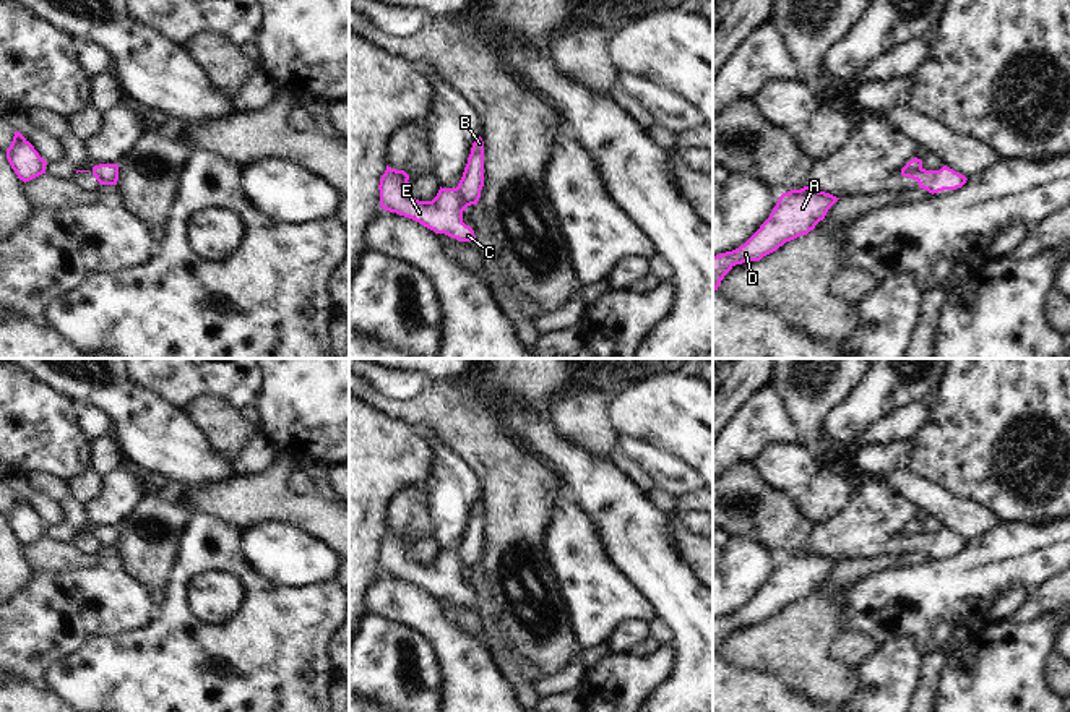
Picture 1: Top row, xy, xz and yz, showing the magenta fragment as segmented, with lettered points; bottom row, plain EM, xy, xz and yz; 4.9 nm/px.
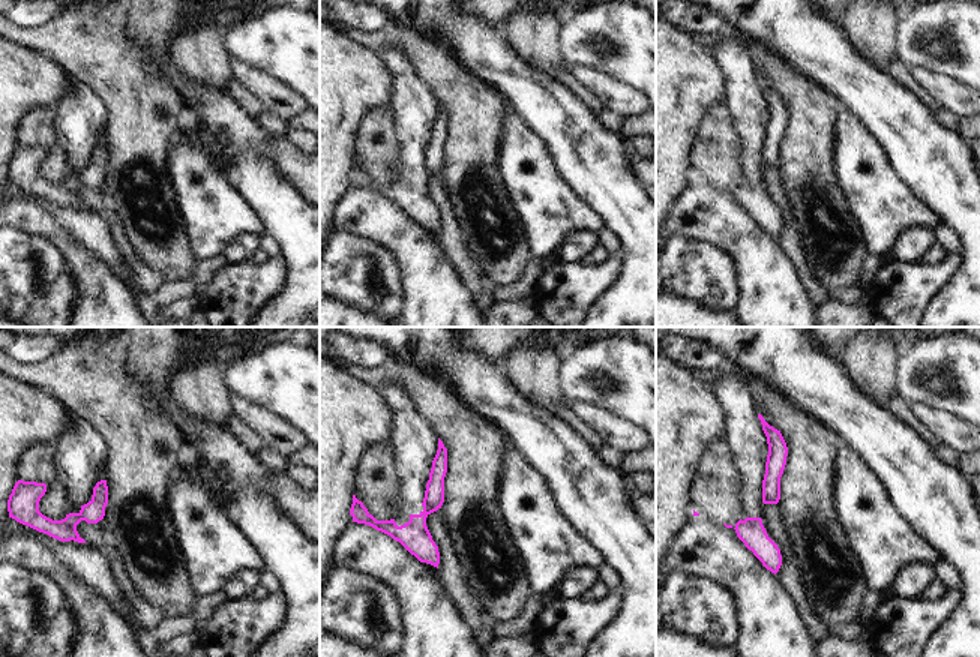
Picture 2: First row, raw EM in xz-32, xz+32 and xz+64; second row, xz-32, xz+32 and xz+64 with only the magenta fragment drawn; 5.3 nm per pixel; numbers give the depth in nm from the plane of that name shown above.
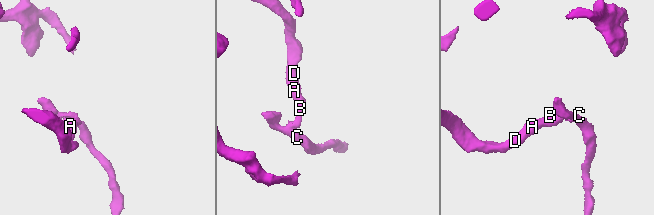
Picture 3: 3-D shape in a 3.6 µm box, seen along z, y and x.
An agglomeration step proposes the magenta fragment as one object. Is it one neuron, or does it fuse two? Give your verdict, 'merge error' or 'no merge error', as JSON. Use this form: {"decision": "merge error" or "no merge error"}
{"decision": "merge error"}

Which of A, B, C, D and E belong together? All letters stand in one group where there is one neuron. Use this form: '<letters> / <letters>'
A B D / C E

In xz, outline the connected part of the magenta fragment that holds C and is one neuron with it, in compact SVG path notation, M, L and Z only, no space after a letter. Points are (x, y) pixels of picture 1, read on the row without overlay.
M386 529L380 542L380 569L385 574L409 581L435 597L459 605L476 605L474 594L463 585L463 566L456 551L442 551L432 564L419 564L409 558L409 538Z

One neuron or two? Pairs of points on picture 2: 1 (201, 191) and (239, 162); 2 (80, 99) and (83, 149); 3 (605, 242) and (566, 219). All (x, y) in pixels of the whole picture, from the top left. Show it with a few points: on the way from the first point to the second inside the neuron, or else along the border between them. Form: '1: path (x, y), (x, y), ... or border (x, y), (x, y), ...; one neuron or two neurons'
1: border (222, 173), (227, 182), (246, 201); two neurons
2: path (80, 111), (80, 137); one neuron
3: border (604, 227), (596, 234); two neurons

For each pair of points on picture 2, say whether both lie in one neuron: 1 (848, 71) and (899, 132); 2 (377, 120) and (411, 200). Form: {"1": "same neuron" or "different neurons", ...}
{"1": "same neuron", "2": "different neurons"}

